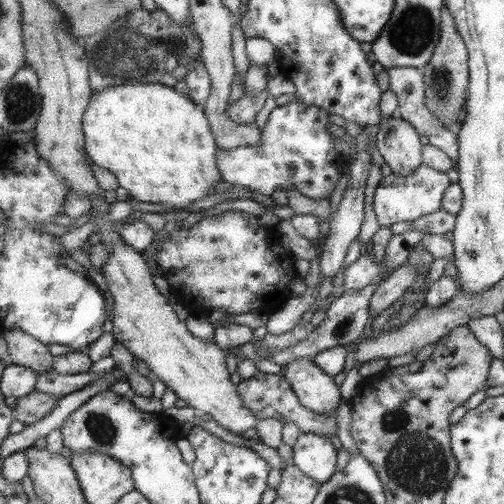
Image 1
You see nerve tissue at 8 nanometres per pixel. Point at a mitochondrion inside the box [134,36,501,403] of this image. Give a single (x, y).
(441, 81)

